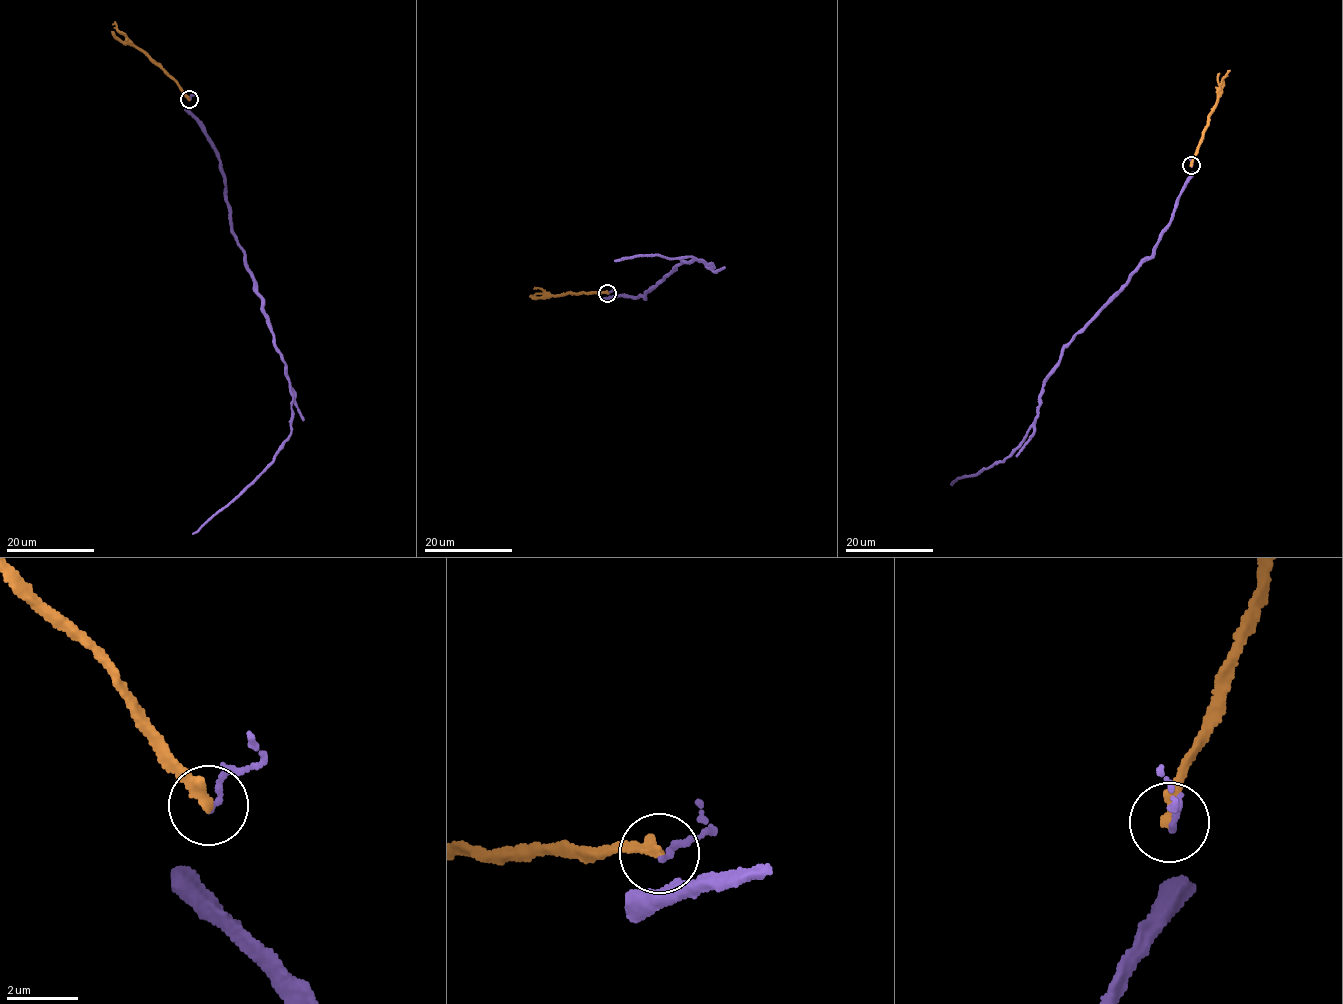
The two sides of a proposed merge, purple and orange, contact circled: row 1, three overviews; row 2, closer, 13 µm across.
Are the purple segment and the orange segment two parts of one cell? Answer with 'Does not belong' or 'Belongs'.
Does not belong

